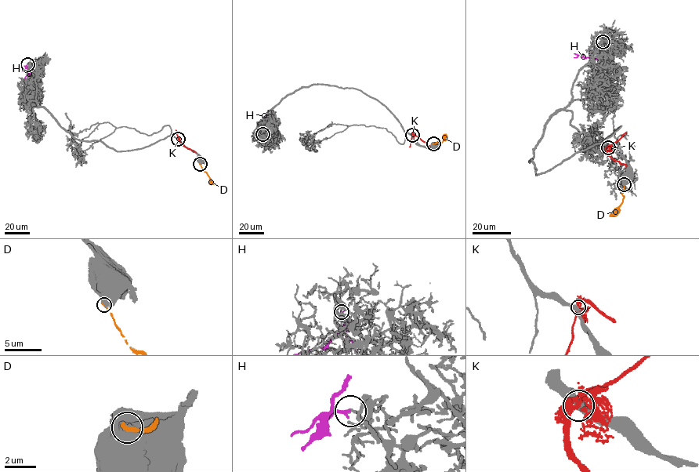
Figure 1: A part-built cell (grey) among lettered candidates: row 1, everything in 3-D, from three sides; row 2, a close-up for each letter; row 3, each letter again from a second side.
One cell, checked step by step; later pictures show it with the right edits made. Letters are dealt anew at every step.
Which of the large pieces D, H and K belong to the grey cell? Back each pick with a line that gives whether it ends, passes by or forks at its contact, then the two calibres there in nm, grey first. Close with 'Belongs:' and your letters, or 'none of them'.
Belongs: none of them

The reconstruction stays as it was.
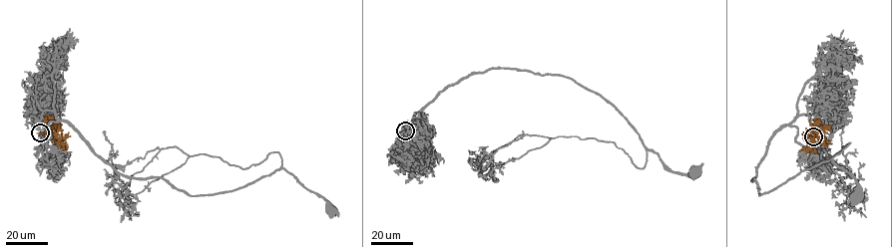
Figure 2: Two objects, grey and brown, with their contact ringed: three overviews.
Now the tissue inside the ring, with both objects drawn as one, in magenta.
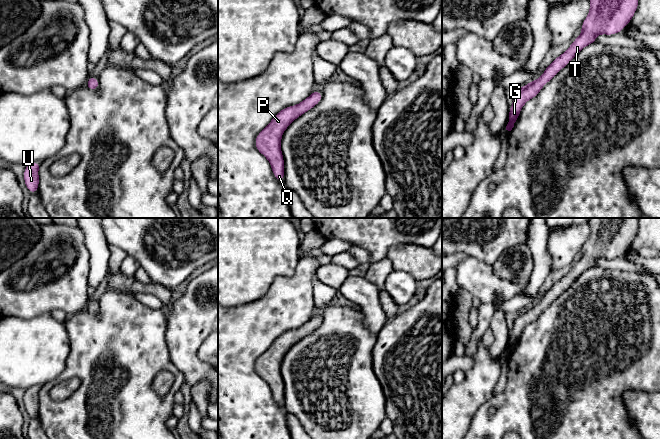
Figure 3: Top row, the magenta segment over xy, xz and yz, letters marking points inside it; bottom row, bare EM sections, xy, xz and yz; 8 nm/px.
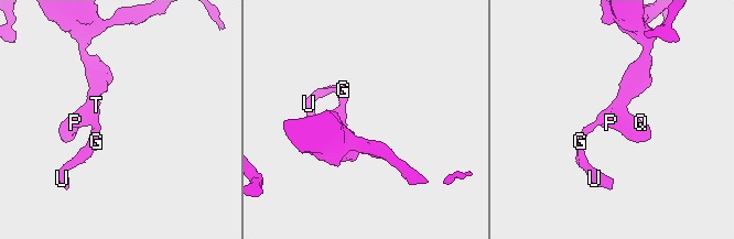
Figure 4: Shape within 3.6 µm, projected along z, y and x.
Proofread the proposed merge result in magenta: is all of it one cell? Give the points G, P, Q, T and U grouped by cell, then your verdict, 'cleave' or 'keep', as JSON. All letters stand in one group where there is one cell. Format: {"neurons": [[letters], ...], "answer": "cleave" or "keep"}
{"neurons": [["G", "P", "Q", "T", "U"]], "answer": "keep"}

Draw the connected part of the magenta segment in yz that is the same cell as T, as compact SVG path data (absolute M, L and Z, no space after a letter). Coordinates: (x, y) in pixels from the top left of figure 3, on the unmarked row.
M591 218L590 235L586 243L583 245L581 251L582 256L576 262L571 270L545 293L542 300L531 305L529 308L522 310L518 313L512 330L509 333L509 346L506 354L511 355L514 351L516 344L519 341L523 329L531 322L538 319L542 311L548 307L562 292L570 287L572 283L587 269L595 267L595 261L599 258L613 259L622 255L622 253L632 244L635 235L638 232L639 218Z

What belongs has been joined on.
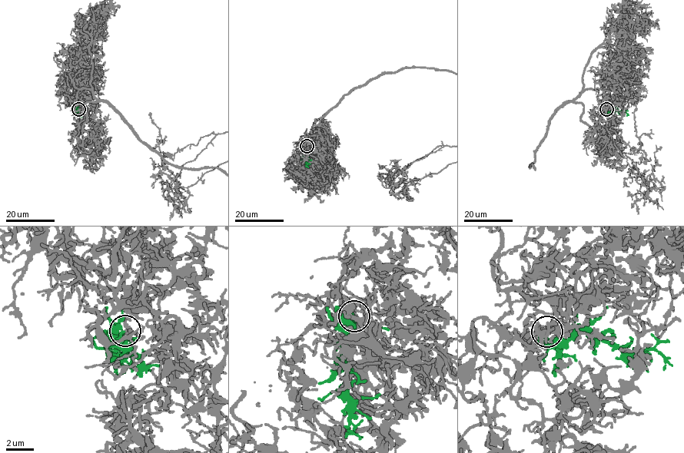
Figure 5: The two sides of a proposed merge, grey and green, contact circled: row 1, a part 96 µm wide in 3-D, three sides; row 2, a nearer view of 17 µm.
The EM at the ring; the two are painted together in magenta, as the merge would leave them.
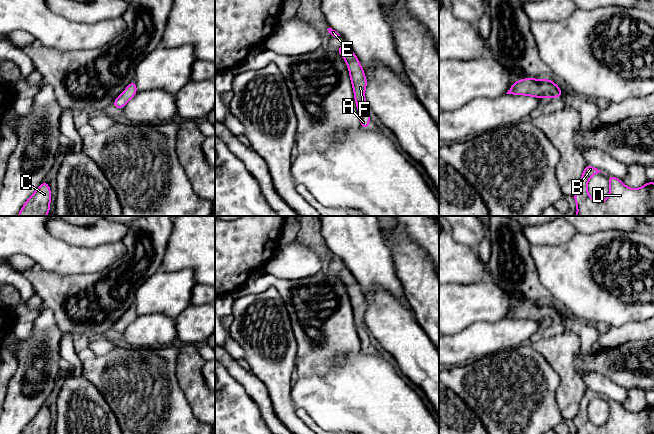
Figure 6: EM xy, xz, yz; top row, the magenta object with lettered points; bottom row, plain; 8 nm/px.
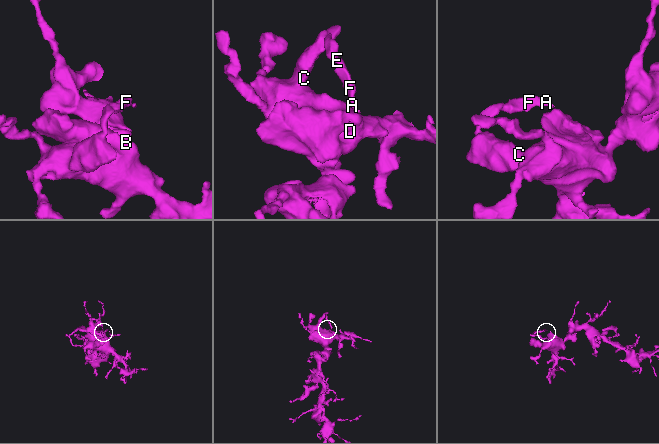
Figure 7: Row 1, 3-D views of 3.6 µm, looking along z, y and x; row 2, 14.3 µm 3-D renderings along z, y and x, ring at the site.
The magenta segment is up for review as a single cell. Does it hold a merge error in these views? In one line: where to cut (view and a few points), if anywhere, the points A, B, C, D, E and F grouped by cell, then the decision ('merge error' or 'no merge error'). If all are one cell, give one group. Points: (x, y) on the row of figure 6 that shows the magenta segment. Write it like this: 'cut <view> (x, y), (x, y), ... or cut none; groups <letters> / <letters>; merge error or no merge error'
cut none; groups A B C D E F; no merge error

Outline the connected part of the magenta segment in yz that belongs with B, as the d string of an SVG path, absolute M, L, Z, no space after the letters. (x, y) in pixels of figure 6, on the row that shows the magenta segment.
M593 166L585 167L579 188L573 195L577 205L576 216L654 216L654 182L632 189L618 178L607 175L609 195L603 202L596 202L589 196L587 184L599 172Z

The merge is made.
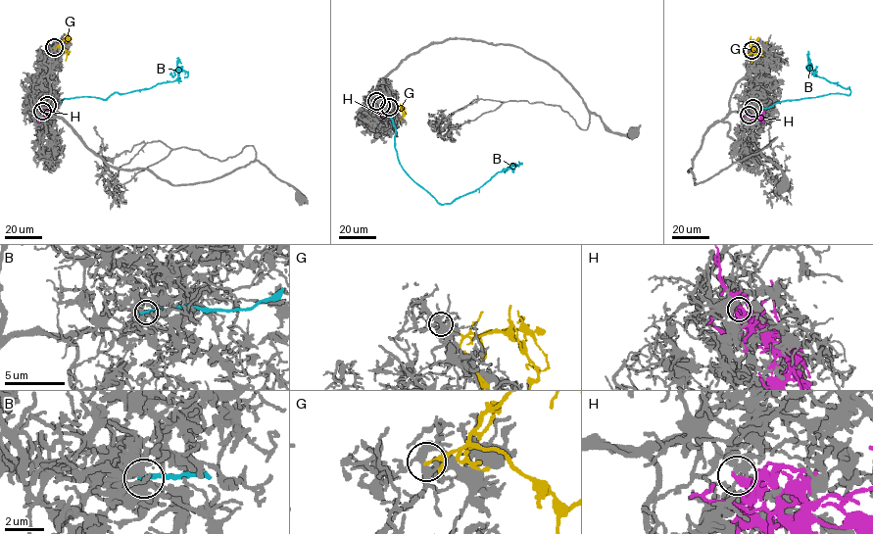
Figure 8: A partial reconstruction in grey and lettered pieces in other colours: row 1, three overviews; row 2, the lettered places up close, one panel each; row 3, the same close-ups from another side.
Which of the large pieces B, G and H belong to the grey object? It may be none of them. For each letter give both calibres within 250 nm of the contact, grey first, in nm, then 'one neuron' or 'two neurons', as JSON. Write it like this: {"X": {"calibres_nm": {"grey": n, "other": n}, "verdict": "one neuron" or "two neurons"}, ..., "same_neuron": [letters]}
{"B": {"calibres_nm": {"grey": 320, "other": 300}, "verdict": "two neurons"}, "G": {"calibres_nm": {"grey": 260, "other": 130}, "verdict": "two neurons"}, "H": {"calibres_nm": {"grey": 160, "other": 480}, "verdict": "two neurons"}, "same_neuron": []}

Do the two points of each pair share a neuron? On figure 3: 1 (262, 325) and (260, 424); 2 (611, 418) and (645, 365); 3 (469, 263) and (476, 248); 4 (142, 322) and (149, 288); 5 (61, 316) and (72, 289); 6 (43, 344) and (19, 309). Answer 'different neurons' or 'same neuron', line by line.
1: same neuron
2: same neuron
3: different neurons
4: different neurons
5: different neurons
6: different neurons

